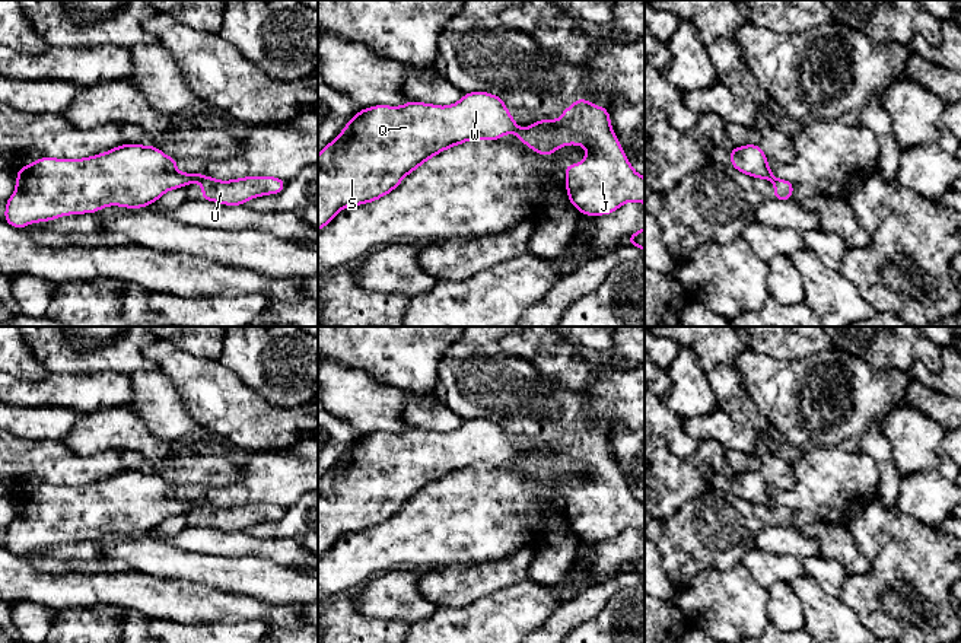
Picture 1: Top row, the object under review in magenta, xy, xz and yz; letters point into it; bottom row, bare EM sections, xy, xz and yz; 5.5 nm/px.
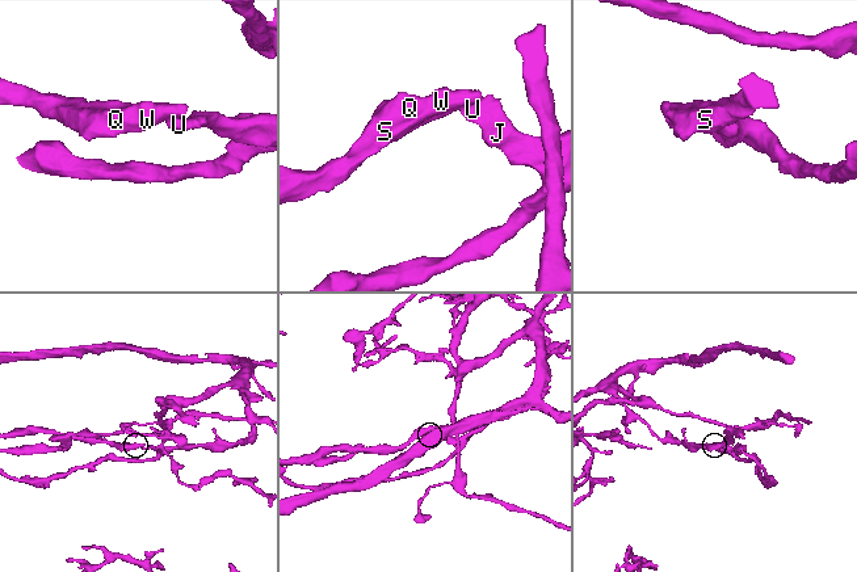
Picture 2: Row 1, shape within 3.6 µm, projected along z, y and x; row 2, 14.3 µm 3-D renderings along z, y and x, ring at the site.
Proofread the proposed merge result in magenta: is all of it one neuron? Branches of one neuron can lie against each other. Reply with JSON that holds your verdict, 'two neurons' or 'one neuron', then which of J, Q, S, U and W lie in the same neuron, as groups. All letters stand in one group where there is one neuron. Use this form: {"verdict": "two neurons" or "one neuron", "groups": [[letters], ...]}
{"verdict": "two neurons", "groups": [["J", "U"], ["Q", "S", "W"]]}

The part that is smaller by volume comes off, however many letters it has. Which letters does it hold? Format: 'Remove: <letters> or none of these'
Remove: Q, S, W

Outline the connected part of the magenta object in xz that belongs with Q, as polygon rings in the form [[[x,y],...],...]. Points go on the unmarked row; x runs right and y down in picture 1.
[[[468,418],[449,433],[410,427],[402,433],[375,432],[360,436],[318,481],[318,558],[341,535],[372,529],[389,521],[435,481],[468,467],[494,468],[507,459],[518,461],[519,456],[503,426],[487,418]]]

